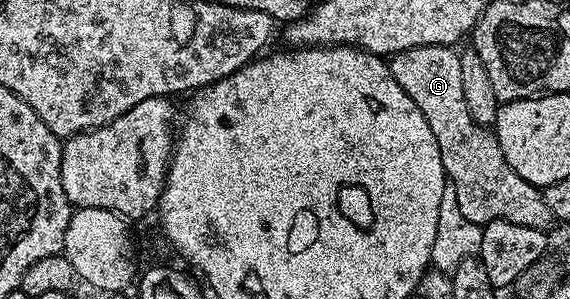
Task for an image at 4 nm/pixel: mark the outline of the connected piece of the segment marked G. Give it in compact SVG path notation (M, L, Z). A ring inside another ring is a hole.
M415 47L391 56L390 66L394 81L422 109L426 125L438 141L438 153L442 153L442 165L447 182L458 197L458 209L466 221L478 224L490 221L510 221L527 227L547 228L550 216L541 188L518 177L506 161L495 134L487 126L480 126L470 117L462 94L462 65L460 56L452 47Z

